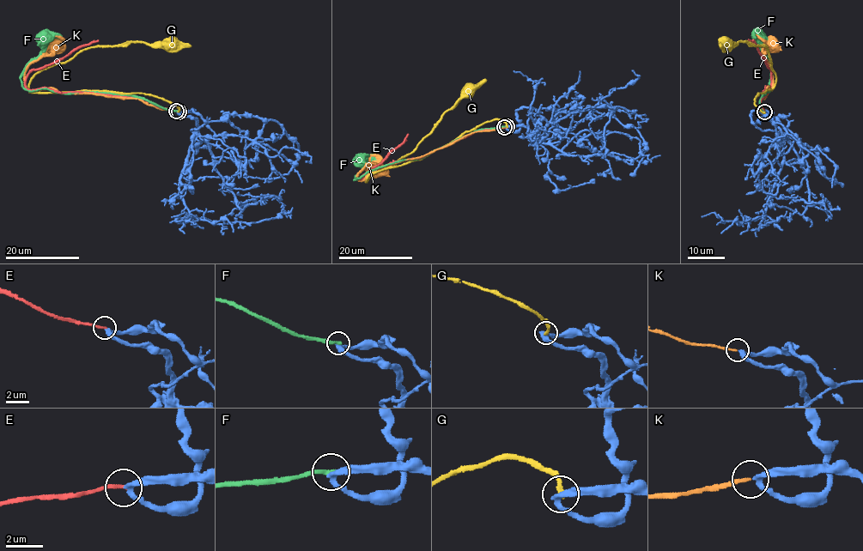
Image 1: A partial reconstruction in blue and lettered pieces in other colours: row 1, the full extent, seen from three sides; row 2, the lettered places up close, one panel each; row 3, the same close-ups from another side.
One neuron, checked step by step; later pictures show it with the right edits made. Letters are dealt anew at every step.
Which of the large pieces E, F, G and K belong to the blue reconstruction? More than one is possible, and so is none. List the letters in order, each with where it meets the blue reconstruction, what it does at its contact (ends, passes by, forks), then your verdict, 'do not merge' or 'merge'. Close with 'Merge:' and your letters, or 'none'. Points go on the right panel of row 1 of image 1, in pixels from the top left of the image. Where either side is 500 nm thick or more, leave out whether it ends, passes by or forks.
E: meets blue at (764, 112); it ends there; do not merge
F: meets blue at (763, 112); it ends there; do not merge
G: meets blue at (764, 112); it ends there; do not merge
K: meets blue at (764, 112); it ends there; merge
Merge: K

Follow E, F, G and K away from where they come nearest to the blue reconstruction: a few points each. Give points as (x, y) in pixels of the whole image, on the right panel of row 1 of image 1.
E: (764, 112), (761, 107), (761, 99), (768, 92), (763, 91), (771, 84), (772, 72), (756, 45), (748, 39)
F: (763, 112), (761, 97), (768, 92), (763, 92), (770, 73), (762, 47), (764, 39), (759, 37)
G: (764, 112), (754, 104), (757, 93), (774, 86), (776, 75), (767, 46), (745, 42), (720, 46)
K: (764, 112), (760, 105), (768, 87), (772, 86), (772, 72), (762, 39), (756, 36)

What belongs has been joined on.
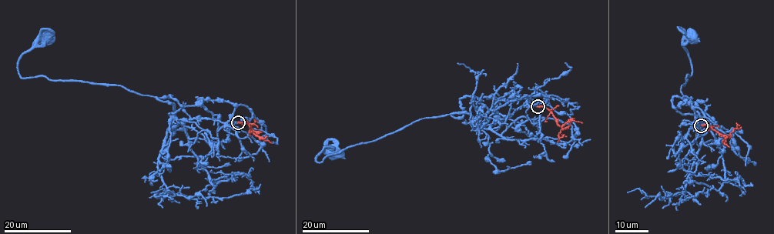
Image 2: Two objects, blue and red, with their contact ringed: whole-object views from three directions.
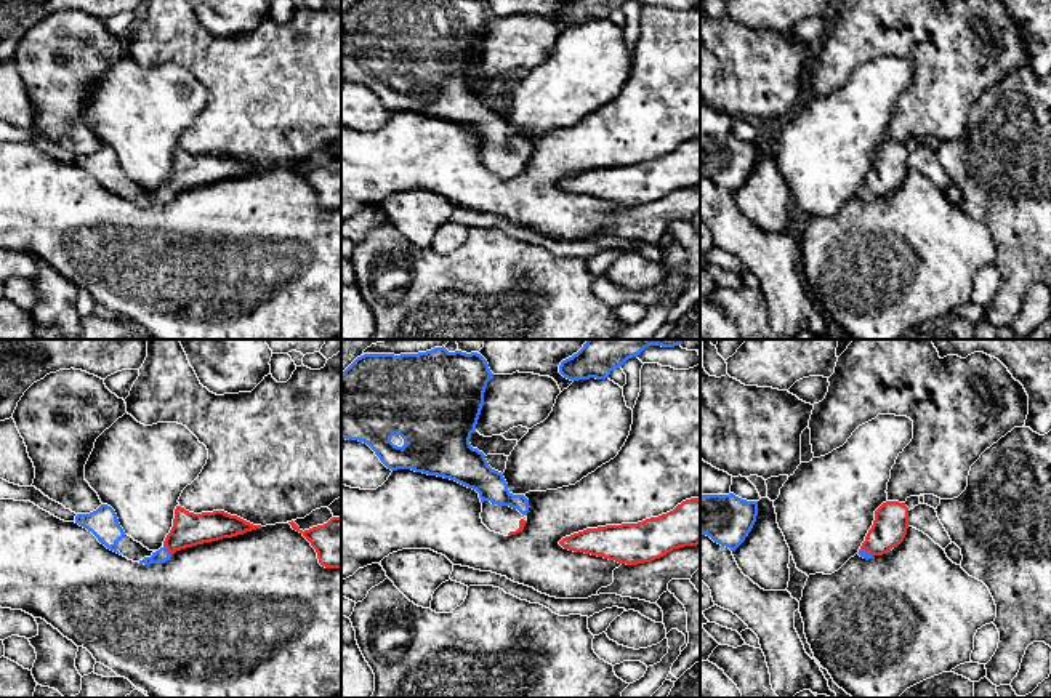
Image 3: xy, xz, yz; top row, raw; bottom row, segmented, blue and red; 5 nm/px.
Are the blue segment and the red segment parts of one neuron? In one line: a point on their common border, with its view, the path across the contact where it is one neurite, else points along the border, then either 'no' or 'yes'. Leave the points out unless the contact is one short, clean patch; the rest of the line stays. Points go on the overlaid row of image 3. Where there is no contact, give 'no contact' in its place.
xy (167, 551) | across xy (161, 556), (167, 551), (189, 529) | yes

